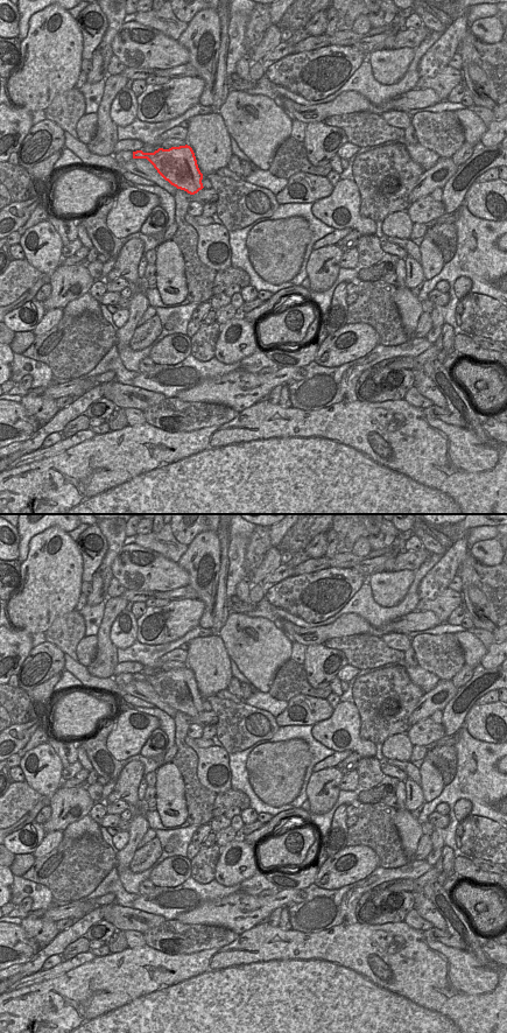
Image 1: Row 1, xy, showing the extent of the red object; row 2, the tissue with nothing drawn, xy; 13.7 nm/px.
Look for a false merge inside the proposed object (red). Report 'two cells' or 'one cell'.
two cells

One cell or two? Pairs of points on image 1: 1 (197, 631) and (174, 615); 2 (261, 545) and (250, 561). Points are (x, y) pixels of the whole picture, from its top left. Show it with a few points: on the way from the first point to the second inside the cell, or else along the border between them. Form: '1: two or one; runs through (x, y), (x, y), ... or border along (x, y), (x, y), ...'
1: two; border along (197, 625), (170, 643)
2: one; runs through (258, 548), (253, 557)

